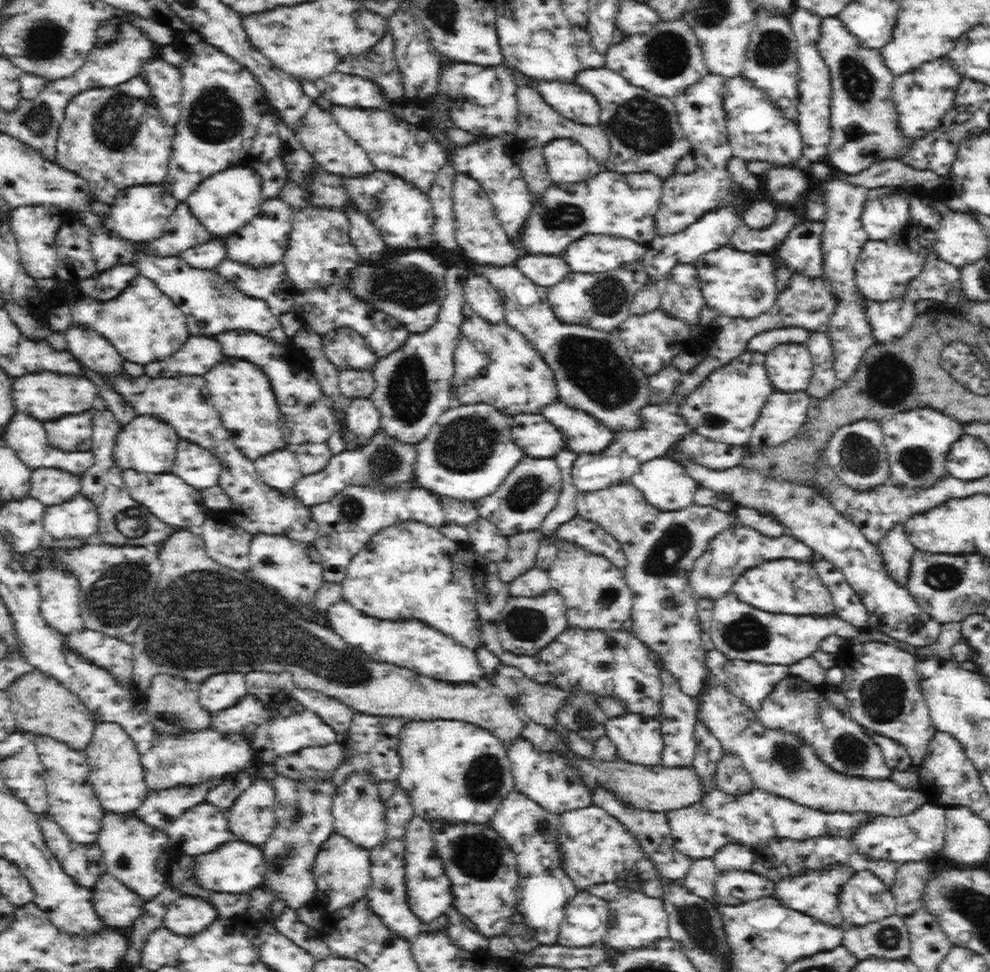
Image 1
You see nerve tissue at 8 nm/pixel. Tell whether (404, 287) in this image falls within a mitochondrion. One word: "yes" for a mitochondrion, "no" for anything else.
yes

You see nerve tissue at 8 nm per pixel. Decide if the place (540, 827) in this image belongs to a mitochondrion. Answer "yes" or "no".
yes

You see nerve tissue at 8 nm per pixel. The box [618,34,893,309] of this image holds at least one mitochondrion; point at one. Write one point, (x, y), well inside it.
(856, 79)

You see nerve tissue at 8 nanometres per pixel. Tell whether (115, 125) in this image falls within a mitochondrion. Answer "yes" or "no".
yes

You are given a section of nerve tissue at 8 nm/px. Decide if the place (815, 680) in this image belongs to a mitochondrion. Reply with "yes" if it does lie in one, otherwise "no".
no

